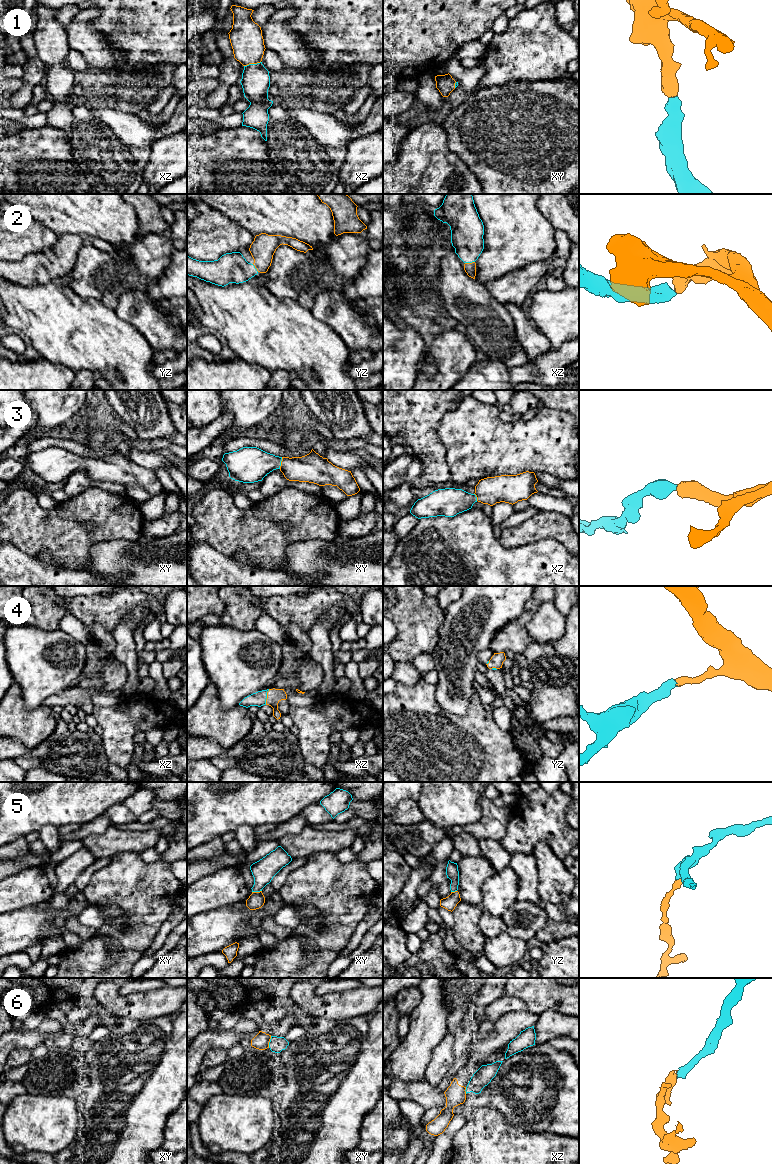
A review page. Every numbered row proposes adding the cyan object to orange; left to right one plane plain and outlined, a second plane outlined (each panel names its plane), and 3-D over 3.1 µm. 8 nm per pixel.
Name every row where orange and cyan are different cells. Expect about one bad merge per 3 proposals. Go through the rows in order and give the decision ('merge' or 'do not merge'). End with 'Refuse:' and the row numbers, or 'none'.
1: merge
2: merge
3: merge
4: merge
5: do not merge
6: do not merge
Refuse: 5, 6

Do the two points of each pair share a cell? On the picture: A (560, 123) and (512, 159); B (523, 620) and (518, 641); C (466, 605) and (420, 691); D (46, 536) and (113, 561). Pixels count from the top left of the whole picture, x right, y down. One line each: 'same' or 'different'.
A: same
B: same
C: different
D: different

